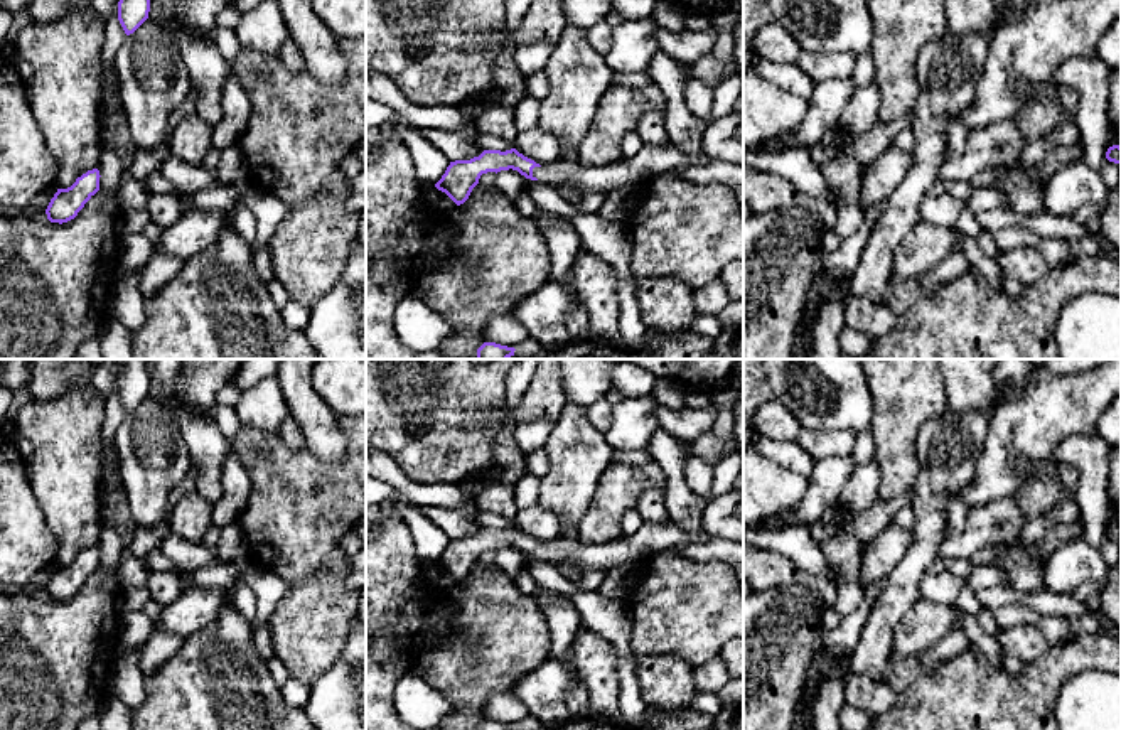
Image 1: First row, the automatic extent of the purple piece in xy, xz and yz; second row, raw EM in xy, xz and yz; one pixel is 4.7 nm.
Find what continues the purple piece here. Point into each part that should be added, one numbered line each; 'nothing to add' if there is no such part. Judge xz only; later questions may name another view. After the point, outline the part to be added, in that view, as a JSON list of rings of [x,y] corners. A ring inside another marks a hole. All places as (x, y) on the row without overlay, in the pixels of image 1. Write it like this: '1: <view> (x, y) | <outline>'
1: xz (649, 538) | [[[671,521],[662,524],[644,523],[634,534],[622,536],[617,541],[590,546],[577,538],[558,536],[546,545],[534,545],[533,555],[546,561],[573,561],[580,572],[602,570],[646,560],[659,551],[671,550],[683,543],[706,543],[713,536],[700,524],[695,533],[684,531]]]

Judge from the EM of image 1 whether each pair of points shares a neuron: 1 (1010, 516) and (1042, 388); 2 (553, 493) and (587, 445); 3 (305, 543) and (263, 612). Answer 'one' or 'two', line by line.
1: two
2: one
3: two

